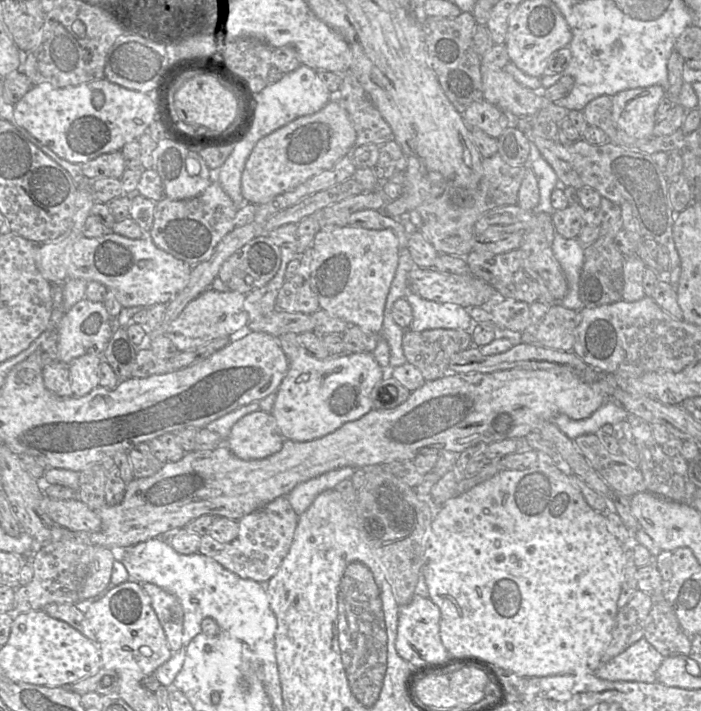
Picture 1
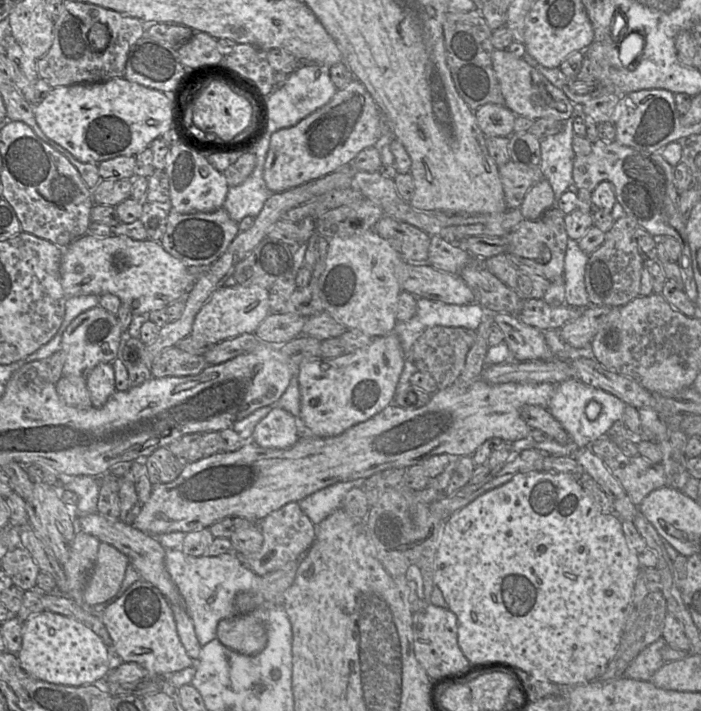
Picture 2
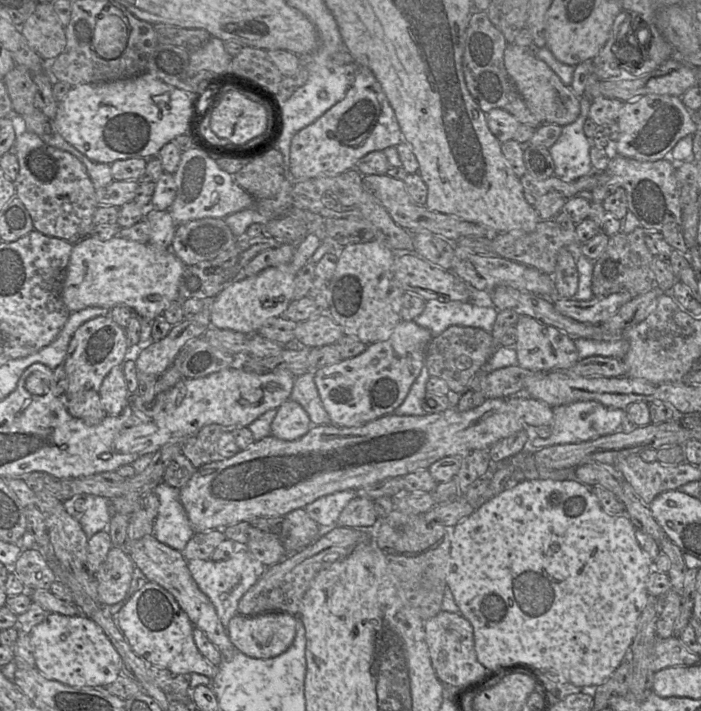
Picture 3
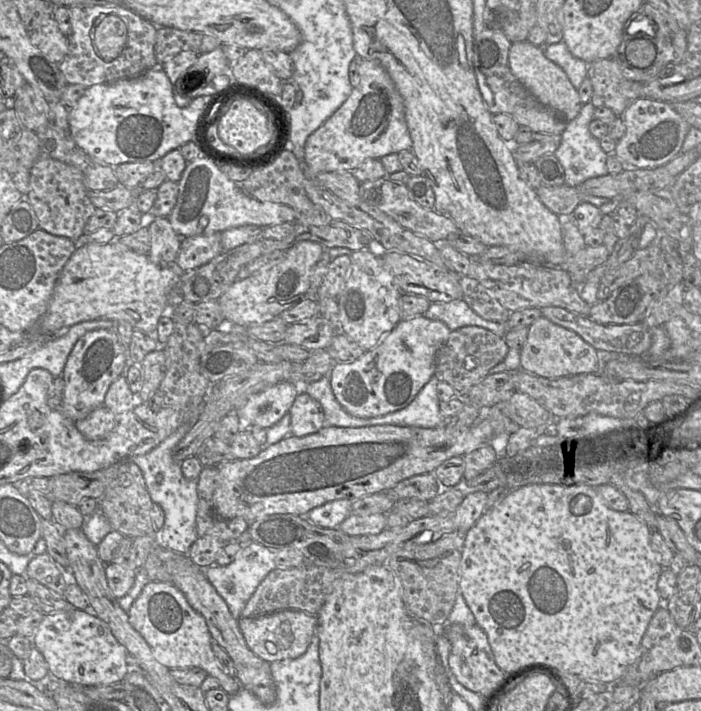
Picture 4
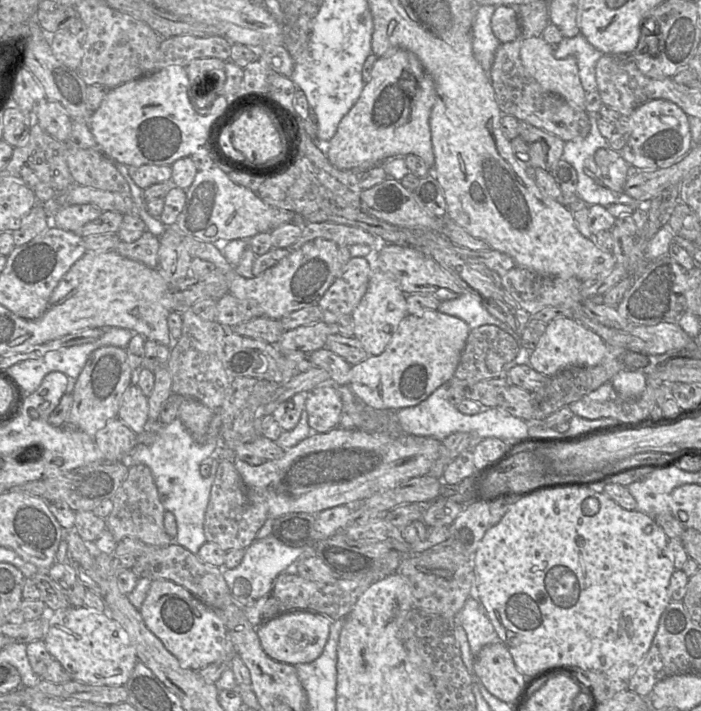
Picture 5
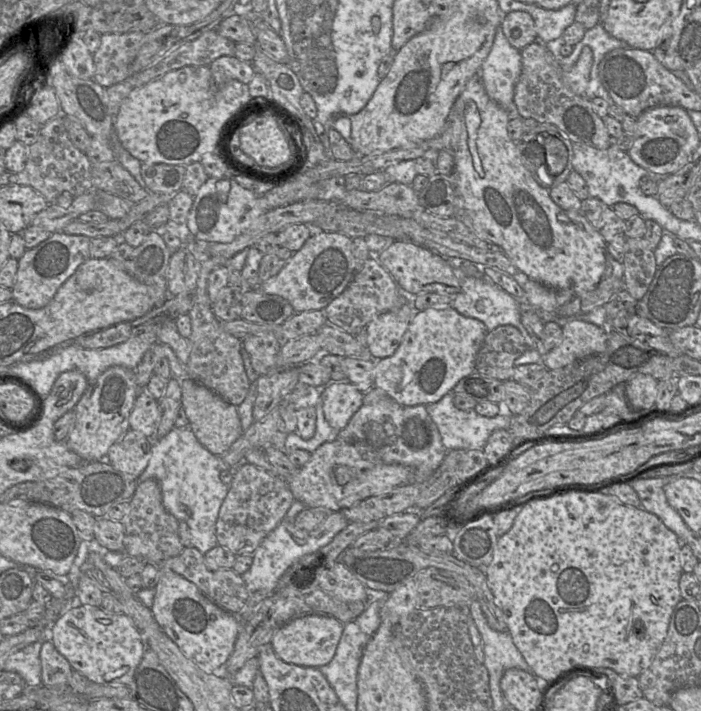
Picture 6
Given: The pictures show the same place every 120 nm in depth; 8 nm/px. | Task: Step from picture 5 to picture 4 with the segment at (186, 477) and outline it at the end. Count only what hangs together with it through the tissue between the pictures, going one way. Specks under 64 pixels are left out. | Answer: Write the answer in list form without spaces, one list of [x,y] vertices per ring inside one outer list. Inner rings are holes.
[[[200,408],[190,411],[187,421],[179,426],[177,430],[162,441],[156,448],[144,455],[134,456],[128,459],[139,466],[152,501],[160,505],[165,513],[164,525],[156,531],[157,545],[164,549],[186,555],[191,545],[199,537],[196,529],[199,501],[197,491],[198,482],[197,480],[188,480],[183,476],[180,462],[174,460],[173,453],[178,443],[195,423],[199,414]],[[157,475],[162,476],[161,482],[157,482]]]

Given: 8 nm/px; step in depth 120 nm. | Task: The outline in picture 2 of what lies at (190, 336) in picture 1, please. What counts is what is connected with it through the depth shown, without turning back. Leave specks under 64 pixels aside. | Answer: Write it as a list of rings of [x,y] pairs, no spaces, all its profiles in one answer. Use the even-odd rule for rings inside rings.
[[[259,285],[221,286],[211,294],[195,316],[191,336],[216,344],[244,333],[254,333],[269,314],[268,289]]]

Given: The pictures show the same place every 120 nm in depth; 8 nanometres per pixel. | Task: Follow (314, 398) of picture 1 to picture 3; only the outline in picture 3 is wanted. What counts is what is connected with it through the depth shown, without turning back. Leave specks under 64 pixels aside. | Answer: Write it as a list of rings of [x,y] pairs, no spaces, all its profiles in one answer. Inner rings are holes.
[[[401,320],[385,339],[368,345],[361,354],[316,370],[314,382],[322,405],[329,415],[330,425],[355,427],[392,414],[405,400],[425,366],[425,352],[432,338],[430,330],[419,326],[413,320]]]

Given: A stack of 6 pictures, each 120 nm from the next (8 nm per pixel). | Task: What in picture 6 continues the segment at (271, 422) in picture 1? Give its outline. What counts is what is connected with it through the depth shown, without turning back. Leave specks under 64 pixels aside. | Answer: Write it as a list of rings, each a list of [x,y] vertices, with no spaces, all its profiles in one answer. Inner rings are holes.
[[[348,381],[330,382],[323,387],[320,395],[323,413],[334,431],[347,426],[361,407],[363,396],[364,393]]]

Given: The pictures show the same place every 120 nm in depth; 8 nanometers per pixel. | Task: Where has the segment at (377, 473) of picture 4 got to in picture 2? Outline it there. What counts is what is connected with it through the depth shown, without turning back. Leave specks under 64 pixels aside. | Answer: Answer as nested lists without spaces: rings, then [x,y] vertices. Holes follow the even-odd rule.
[[[483,379],[468,387],[454,385],[438,389],[430,400],[420,407],[400,407],[392,403],[365,422],[357,424],[338,436],[321,438],[301,426],[298,441],[287,449],[264,448],[252,441],[246,442],[233,452],[220,452],[187,463],[180,475],[172,482],[152,485],[149,499],[132,526],[144,533],[159,536],[169,532],[189,533],[206,529],[227,517],[244,518],[258,522],[271,512],[289,502],[299,502],[308,495],[337,482],[368,478],[389,468],[408,468],[420,464],[431,456],[472,455],[490,438],[507,442],[528,436],[531,428],[520,415],[524,405],[548,407],[557,384],[552,383],[503,383],[488,384]]]

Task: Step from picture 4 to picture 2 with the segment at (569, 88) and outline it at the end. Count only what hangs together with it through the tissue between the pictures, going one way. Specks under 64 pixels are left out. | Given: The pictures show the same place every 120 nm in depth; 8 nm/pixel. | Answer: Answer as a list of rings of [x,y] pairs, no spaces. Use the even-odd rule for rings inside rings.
[[[505,49],[494,50],[491,59],[493,70],[505,99],[505,106],[516,116],[532,120],[550,117],[561,121],[566,121],[572,116],[575,105],[566,94],[524,59],[515,57]]]

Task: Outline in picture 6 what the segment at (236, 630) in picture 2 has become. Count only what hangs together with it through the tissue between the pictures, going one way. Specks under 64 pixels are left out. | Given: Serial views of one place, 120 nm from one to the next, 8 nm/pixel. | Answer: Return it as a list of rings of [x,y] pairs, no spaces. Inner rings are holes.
[[[309,614],[296,617],[281,627],[271,640],[271,647],[286,663],[302,667],[319,668],[334,657],[344,624],[331,616]]]

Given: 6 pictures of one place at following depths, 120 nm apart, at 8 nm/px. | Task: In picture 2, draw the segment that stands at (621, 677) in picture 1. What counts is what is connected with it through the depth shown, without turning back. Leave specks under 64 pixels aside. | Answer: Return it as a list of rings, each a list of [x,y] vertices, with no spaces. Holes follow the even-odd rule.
[[[663,639],[644,648],[627,667],[624,677],[640,681],[650,681],[654,673],[664,665],[662,650]]]

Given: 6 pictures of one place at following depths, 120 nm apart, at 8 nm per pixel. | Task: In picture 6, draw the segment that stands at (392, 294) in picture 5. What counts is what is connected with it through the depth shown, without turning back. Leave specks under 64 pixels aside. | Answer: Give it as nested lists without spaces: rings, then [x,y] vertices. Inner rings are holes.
[[[411,299],[397,311],[380,314],[367,324],[366,350],[372,359],[380,360],[395,353],[415,312]]]

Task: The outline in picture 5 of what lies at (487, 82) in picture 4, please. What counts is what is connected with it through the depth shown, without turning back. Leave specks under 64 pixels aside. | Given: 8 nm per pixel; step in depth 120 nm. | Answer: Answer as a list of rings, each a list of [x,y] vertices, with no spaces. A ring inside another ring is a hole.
[[[522,40],[501,43],[495,52],[488,76],[495,92],[498,106],[503,115],[513,115],[519,121],[554,134],[567,142],[586,137],[591,130],[591,122],[585,110],[575,109],[564,98],[545,90],[524,68],[520,59]]]

